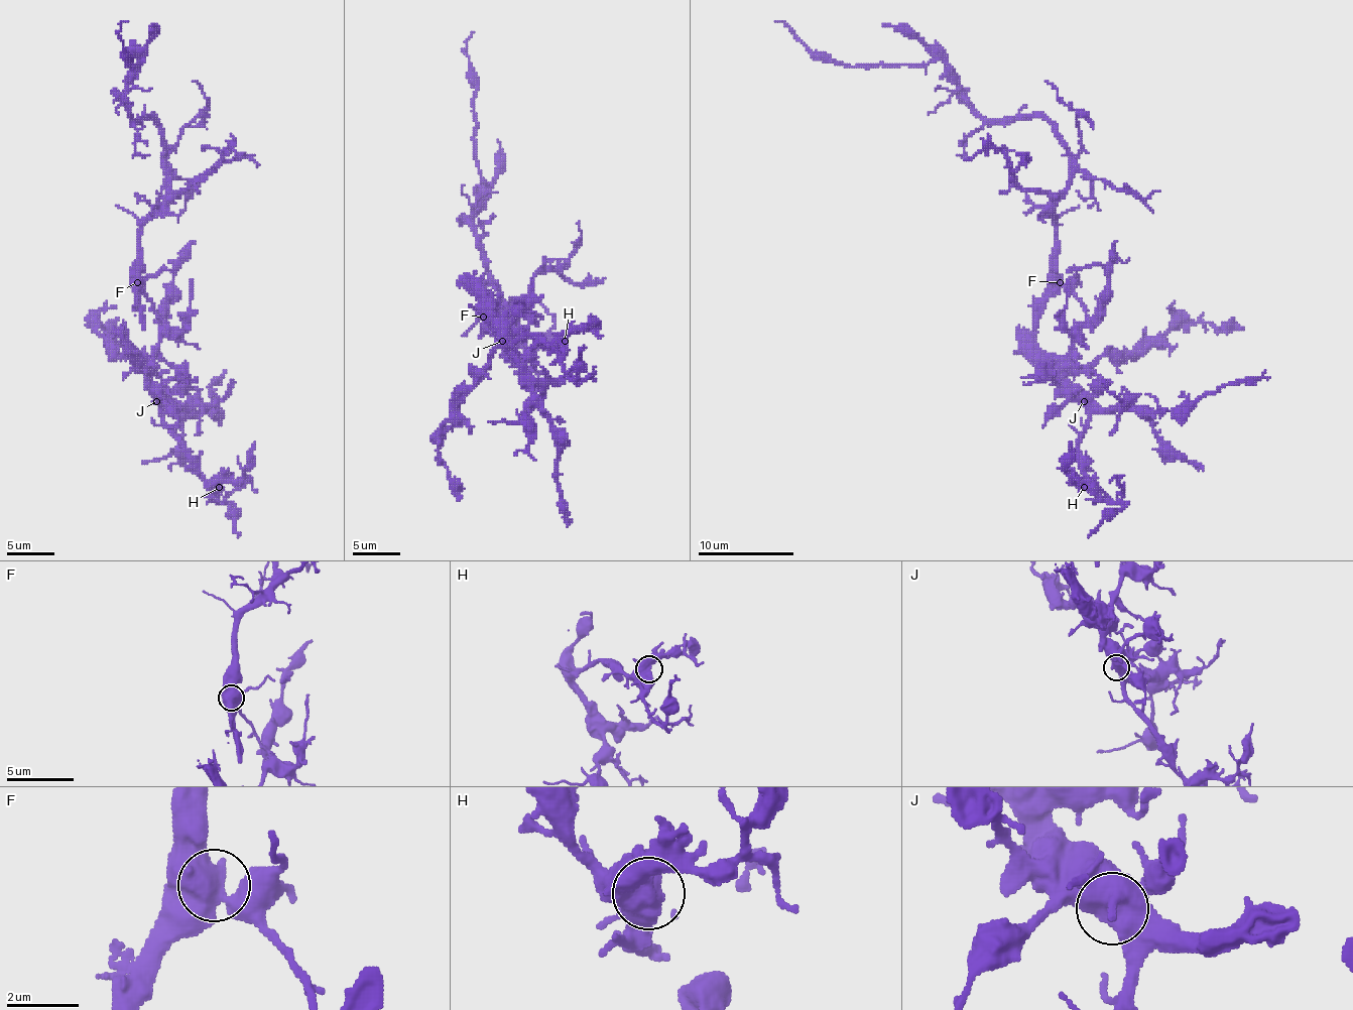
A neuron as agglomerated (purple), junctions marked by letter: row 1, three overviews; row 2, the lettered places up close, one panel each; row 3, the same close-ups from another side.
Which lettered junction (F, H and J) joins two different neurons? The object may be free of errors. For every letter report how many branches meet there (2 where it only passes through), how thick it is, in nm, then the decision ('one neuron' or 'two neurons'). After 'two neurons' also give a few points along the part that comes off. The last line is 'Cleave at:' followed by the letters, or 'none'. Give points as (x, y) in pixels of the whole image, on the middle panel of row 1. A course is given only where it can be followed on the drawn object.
F: 2 branches meet; 600 nm thick; two neurons; foreign part runs (483, 317), (509, 311), (512, 326), (471, 221), (488, 197), (476, 158), (476, 83), (464, 51), (474, 32)
H: 2 branches meet; 600 nm thick; one neuron
J: 2 branches meet; 600 nm thick; one neuron
Cleave at: F

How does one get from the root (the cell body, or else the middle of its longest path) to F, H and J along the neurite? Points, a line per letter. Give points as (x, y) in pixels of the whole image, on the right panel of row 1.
F: (1055, 208), (1060, 281)
H: (1055, 208), (1057, 279), (1086, 312), (1072, 382), (1088, 415), (1079, 445), (1084, 487)
J: (1055, 208), (1057, 279), (1086, 312), (1086, 325), (1074, 339), (1076, 358), (1072, 382), (1084, 401)

